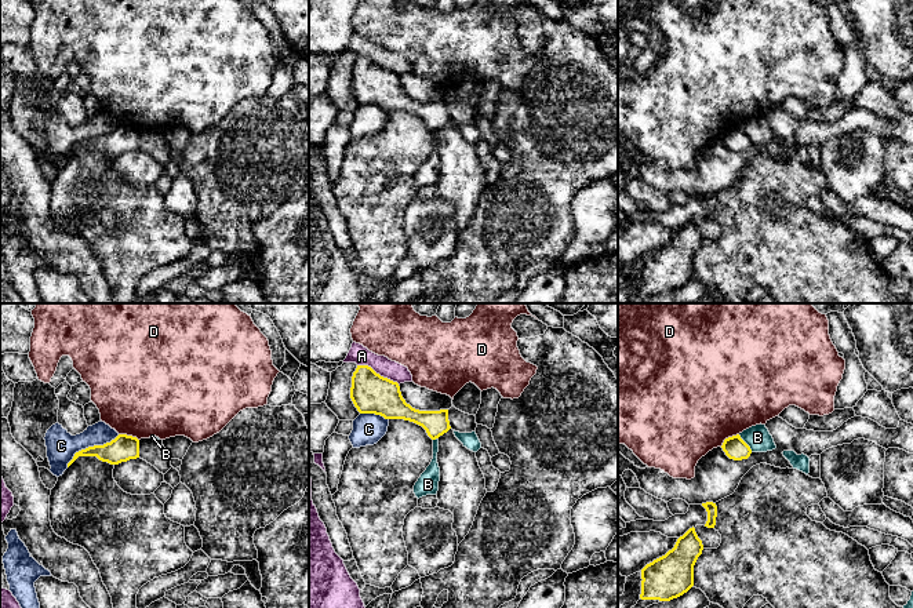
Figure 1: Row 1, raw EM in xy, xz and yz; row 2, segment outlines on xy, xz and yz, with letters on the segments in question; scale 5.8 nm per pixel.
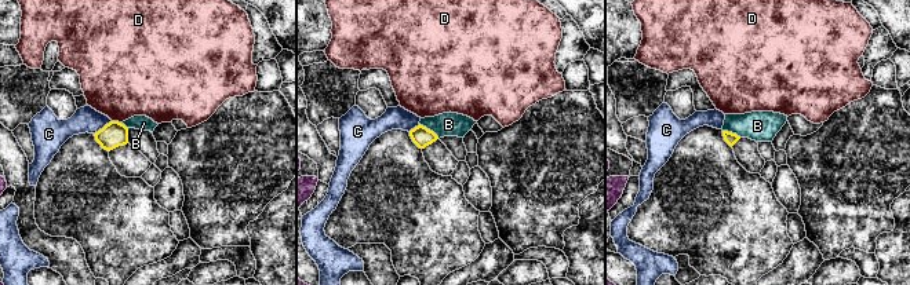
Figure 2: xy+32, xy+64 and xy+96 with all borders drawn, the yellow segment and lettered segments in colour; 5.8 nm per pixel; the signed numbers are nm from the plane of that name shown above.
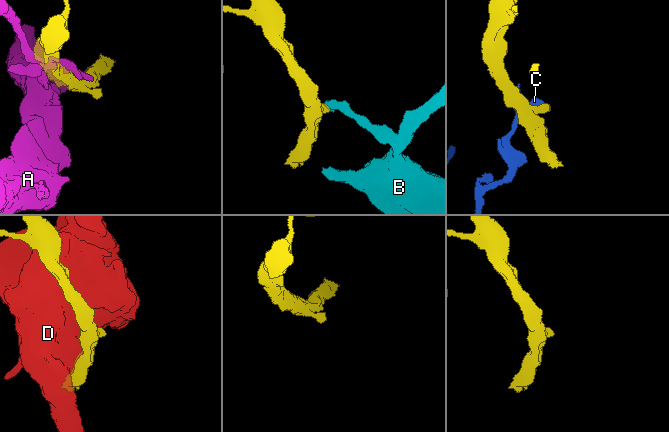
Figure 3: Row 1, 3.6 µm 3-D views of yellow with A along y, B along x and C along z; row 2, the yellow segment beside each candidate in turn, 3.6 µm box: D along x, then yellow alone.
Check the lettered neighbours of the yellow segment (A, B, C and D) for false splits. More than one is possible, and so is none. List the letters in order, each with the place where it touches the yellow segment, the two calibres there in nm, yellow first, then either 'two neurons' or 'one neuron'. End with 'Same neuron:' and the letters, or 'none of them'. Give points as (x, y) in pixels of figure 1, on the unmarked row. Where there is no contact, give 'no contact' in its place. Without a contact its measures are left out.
A: xz (378, 65) | 240/110 nm | two neurons
B: yz (745, 134) | 130/150 nm | two neurons
C: xy (90, 138) | 150/180 nm | two neurons
D: yz (728, 128) | 130/500 nm | two neurons
Same neuron: none of them

